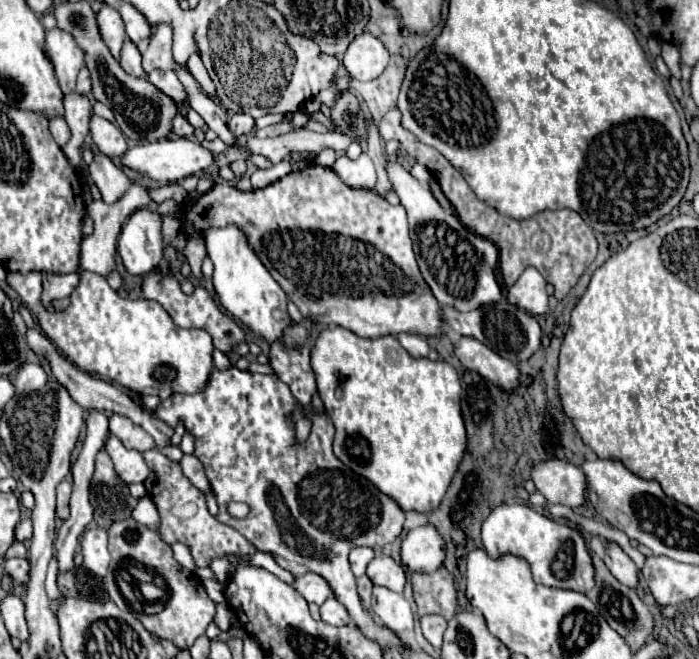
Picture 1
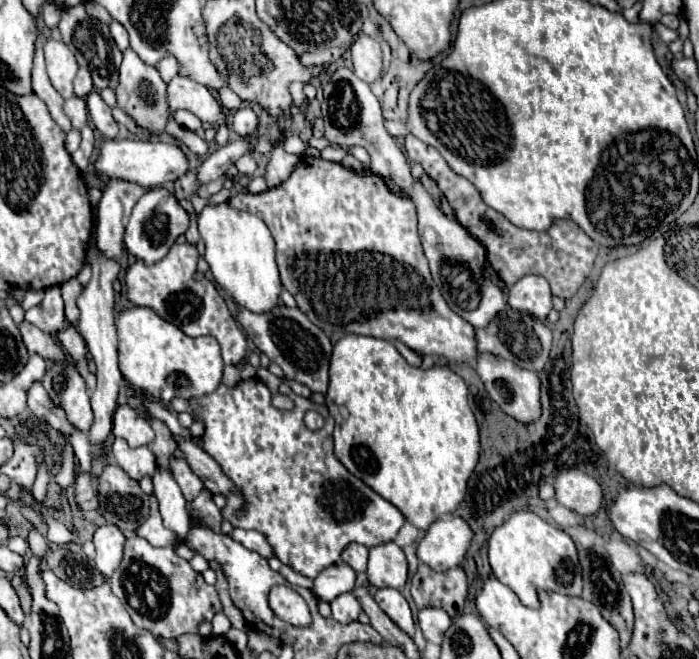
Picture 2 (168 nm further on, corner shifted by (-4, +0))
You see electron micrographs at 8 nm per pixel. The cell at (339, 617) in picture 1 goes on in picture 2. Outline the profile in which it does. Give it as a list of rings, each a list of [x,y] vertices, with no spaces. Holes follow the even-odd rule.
[[[343,593],[335,601],[331,601],[331,611],[333,611],[333,619],[345,625],[357,621],[357,617],[361,615],[361,605],[353,593]]]

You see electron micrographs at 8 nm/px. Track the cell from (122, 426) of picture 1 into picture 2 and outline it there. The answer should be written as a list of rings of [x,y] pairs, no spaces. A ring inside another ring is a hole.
[[[127,403],[119,405],[113,413],[113,435],[125,439],[131,447],[147,445],[155,439],[155,433],[145,417],[141,417]]]

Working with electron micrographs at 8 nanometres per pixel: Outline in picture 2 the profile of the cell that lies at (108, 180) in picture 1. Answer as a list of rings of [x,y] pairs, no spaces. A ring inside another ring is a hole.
[[[109,181],[97,207],[97,249],[103,257],[119,261],[123,245],[123,229],[129,221],[129,211],[141,195],[141,187],[127,181]]]

